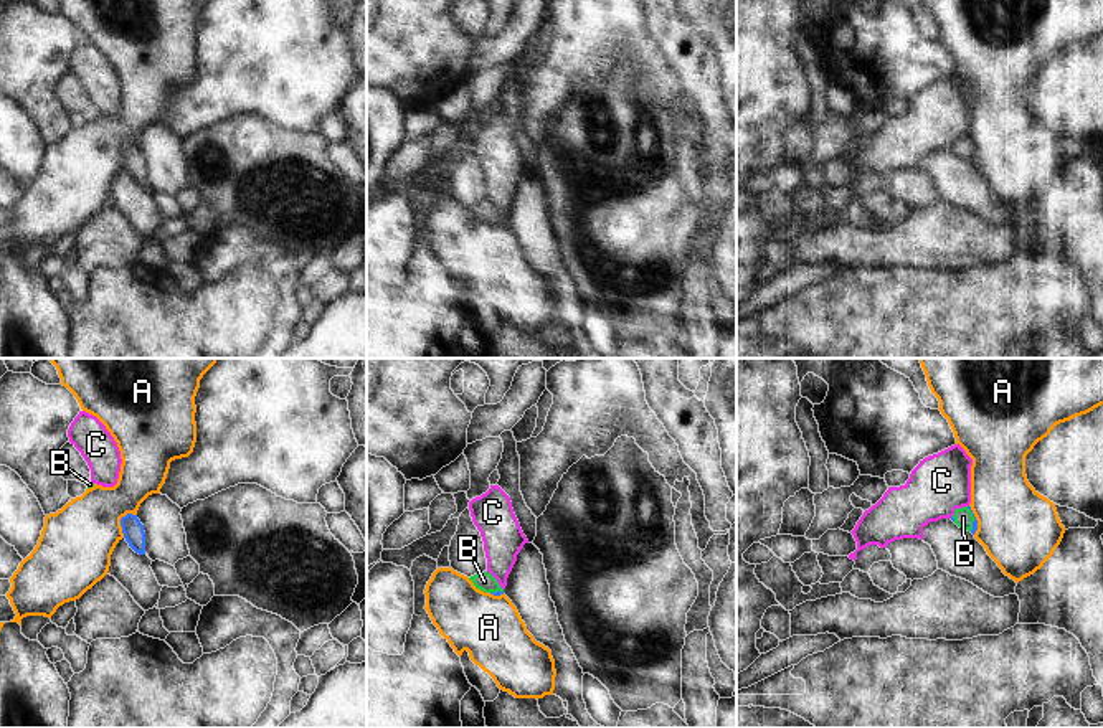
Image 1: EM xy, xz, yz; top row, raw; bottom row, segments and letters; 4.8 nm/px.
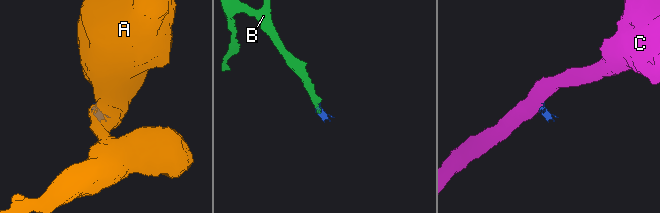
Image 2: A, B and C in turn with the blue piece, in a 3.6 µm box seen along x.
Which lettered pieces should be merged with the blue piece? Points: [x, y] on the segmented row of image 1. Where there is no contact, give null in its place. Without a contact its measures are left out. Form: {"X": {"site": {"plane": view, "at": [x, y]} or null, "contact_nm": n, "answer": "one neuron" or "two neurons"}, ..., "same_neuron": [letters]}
{"A": {"site": {"plane": "xy", "at": [121, 520]}, "contact_nm": 140, "answer": "two neurons"}, "B": {"site": {"plane": "yz", "at": [975, 519]}, "contact_nm": 120, "answer": "one neuron"}, "C": {"site": null, "answer": "two neurons"}, "same_neuron": ["B"]}

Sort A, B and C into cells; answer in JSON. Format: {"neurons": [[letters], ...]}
{"neurons": [["A"], ["B"], ["C"]]}

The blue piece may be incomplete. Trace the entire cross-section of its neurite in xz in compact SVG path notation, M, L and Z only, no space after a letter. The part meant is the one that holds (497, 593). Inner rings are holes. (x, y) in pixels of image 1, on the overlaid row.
M484 571L480 574L474 574L469 579L474 583L474 586L477 589L480 589L484 593L490 593L494 596L504 594L504 589L497 583L497 579L490 573L487 573L487 571Z

